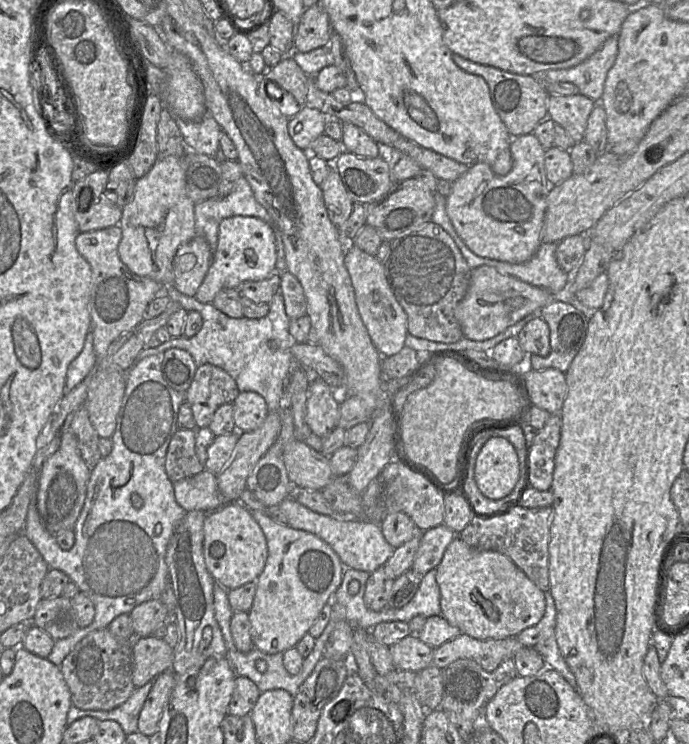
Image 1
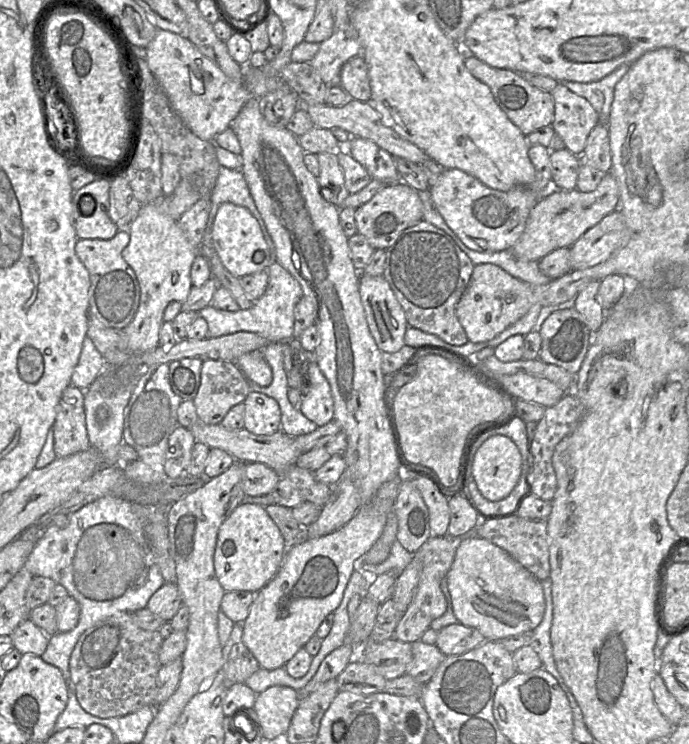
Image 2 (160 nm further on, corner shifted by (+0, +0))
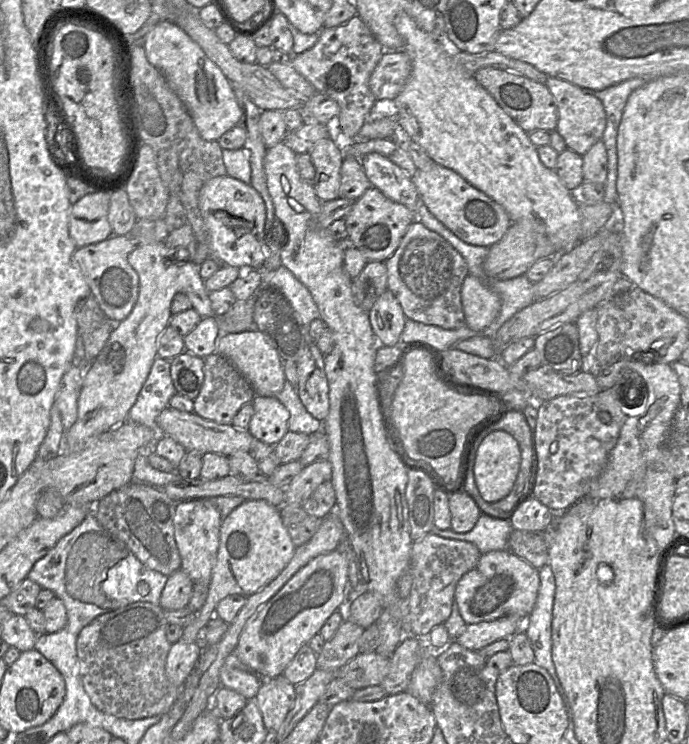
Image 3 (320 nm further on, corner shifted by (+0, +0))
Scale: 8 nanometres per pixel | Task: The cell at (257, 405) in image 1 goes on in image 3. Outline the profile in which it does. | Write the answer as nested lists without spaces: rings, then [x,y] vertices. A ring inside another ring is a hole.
[[[255,396],[249,432],[264,444],[275,446],[288,430],[289,411],[275,397]]]

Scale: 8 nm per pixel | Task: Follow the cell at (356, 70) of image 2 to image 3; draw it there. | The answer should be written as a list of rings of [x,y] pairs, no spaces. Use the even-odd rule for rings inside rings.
[[[405,51],[385,52],[369,80],[375,99],[394,100],[403,89],[411,70],[411,58]]]

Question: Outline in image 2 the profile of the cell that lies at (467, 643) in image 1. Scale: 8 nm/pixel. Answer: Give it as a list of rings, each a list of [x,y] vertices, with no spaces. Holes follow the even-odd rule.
[[[418,640],[411,644],[413,660],[406,674],[417,682],[426,684],[446,657],[436,645]]]

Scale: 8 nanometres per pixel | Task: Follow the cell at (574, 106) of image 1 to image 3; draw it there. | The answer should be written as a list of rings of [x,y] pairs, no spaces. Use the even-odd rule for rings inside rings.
[[[548,77],[545,85],[554,96],[558,107],[556,131],[568,149],[583,156],[596,142],[601,141],[606,127],[606,112],[602,102],[586,94],[581,87],[555,77]]]

